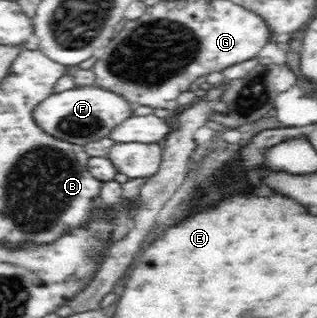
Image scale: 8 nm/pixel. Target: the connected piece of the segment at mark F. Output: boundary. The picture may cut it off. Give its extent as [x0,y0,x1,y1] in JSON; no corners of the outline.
[34,85,133,146]

